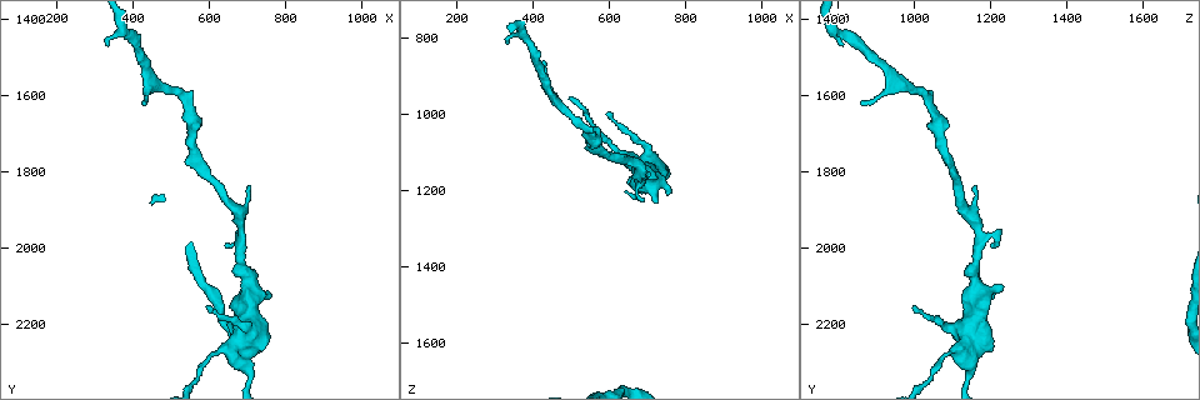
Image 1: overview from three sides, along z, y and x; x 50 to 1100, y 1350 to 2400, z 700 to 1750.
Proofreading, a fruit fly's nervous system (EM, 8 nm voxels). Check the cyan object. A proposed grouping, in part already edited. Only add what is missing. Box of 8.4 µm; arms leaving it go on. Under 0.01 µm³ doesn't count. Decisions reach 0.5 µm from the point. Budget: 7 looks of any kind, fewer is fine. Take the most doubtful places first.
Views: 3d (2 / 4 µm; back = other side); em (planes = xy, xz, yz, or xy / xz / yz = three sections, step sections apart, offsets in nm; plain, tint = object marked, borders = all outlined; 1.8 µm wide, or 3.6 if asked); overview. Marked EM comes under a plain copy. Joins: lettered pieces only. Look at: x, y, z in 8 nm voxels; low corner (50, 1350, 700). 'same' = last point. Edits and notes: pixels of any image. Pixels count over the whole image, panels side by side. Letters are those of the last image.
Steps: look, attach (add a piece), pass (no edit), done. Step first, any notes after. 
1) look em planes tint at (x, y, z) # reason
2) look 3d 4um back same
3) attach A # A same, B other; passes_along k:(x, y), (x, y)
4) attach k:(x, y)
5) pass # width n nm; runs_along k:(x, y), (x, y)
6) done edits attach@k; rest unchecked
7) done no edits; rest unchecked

look em xy step 16 tint at (695, 2175, 1165) # arms run side by side

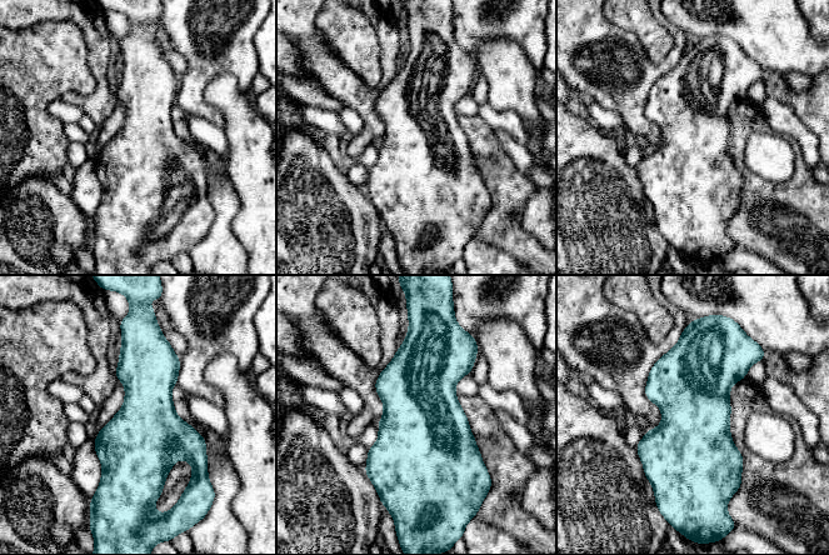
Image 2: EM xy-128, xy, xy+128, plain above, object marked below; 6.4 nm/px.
look em yz step 4 tint same # another direction

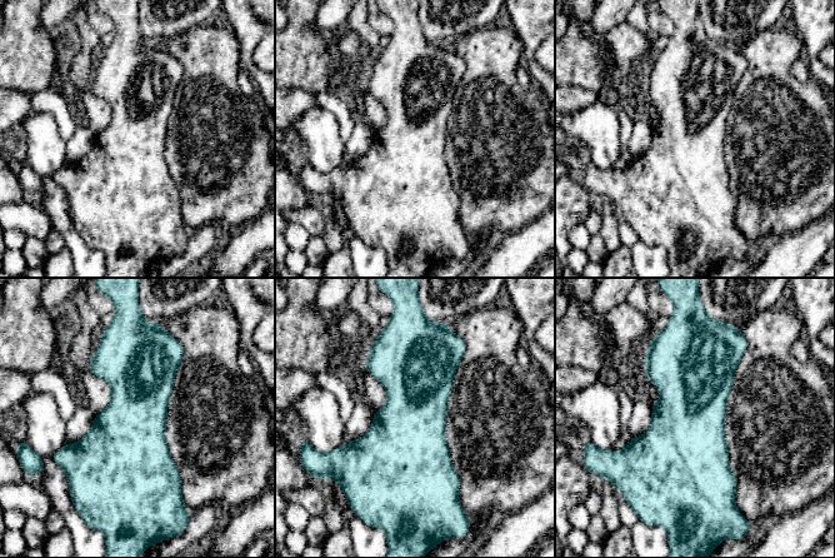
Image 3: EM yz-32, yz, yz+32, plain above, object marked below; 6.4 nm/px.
look em yz step 4 borders same

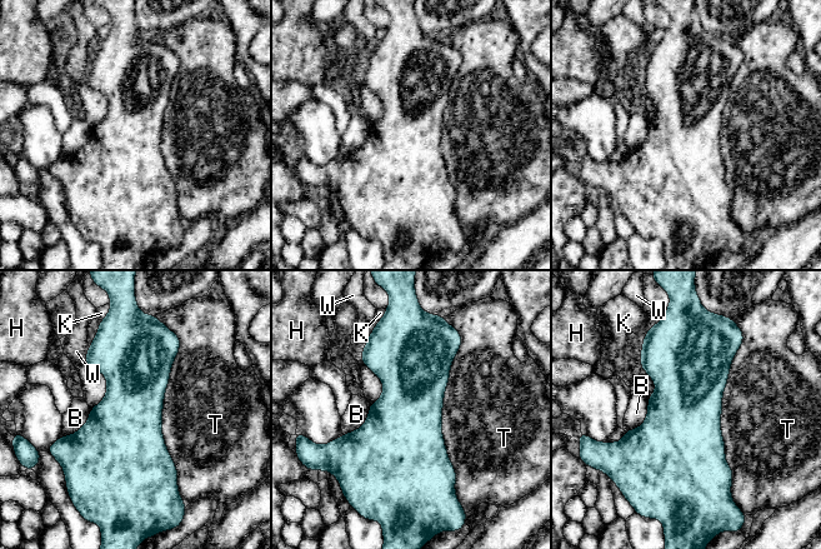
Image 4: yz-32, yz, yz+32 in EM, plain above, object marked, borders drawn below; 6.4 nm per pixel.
pass # longest_contact T 950 nm; B other, H other, K other, T other, W other; border 4:(742, 340), (722, 394), (730, 488); none of them fits

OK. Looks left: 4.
look 3d 2um back at (710, 1840, 1165) # branch stops here

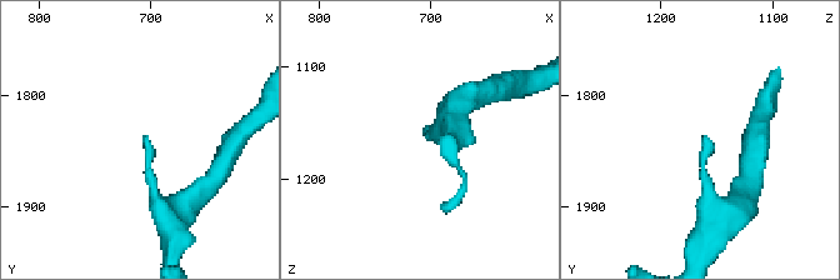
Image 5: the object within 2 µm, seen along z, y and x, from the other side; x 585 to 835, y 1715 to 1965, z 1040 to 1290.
look em yz step 4 borders at (708, 1838, 1160) # now the EM

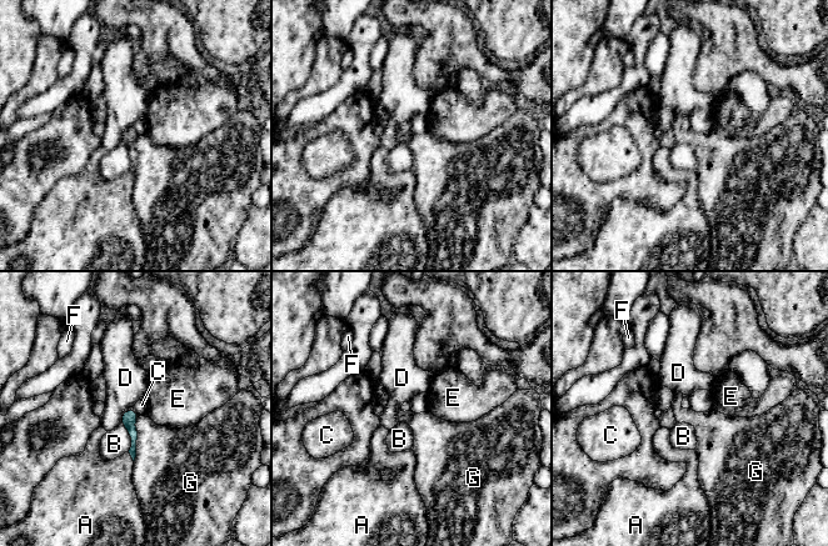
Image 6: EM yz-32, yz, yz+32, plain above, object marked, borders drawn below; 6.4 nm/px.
pass # A other, B other, C other, D other, E other, F other, G other; border 6:(138, 414), (134, 421), (134, 461); none of them fits

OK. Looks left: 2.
look em xz step 8 borders at (325, 1465, 810) # tapers out

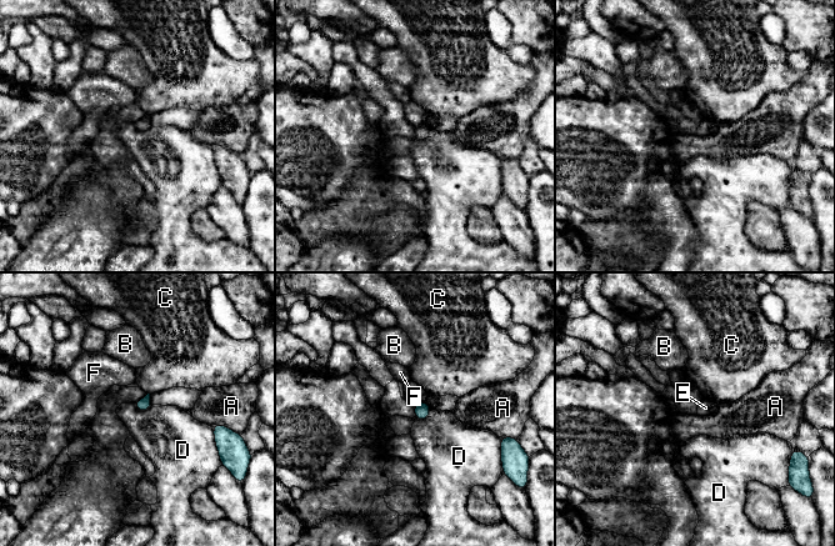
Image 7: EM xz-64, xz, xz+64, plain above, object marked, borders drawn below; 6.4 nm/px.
pass # A other, B other, C other, D other, E other, F other; no lettered piece goes on from it

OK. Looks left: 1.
done no edits; rest unchecked

